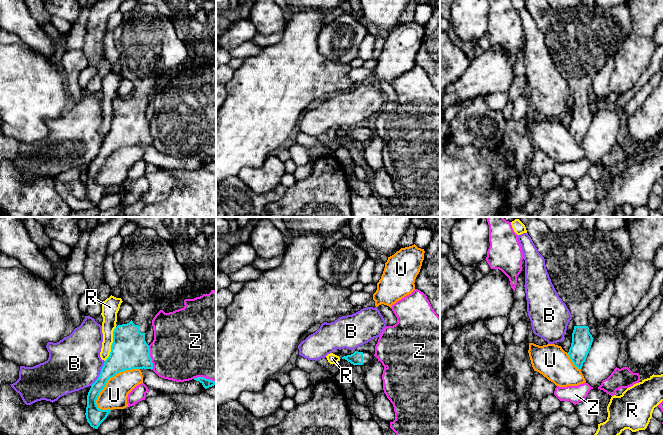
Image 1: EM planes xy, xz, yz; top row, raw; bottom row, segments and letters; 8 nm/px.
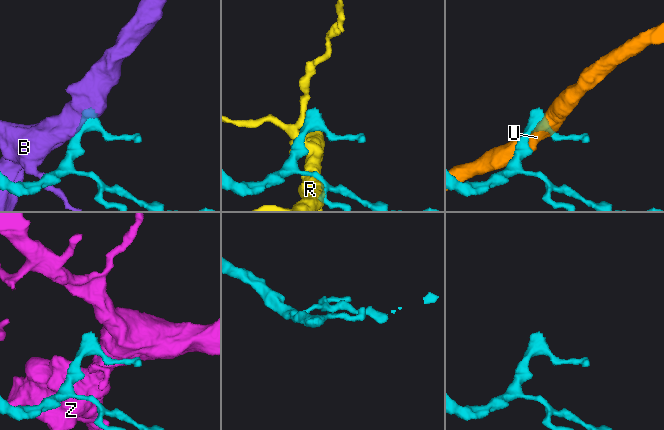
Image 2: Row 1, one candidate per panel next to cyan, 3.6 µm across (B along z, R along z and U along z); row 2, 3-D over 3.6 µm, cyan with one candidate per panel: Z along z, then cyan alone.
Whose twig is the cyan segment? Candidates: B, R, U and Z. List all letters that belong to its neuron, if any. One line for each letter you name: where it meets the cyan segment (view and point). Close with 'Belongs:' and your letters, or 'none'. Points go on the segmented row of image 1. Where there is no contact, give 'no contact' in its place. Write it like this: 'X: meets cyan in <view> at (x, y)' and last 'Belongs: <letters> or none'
Belongs: none

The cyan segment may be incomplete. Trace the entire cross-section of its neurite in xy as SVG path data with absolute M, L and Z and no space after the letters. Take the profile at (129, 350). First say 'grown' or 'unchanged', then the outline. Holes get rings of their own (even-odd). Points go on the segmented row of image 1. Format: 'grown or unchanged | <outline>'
grown | M137 228L131 235L123 238L122 246L113 255L113 264L120 278L121 299L133 307L135 315L129 323L118 325L114 329L110 355L88 392L85 415L87 422L95 429L98 429L111 411L99 409L96 404L107 381L126 370L153 369L145 334L159 312L162 301L180 294L188 282L186 271L178 262L172 246L150 228Z

